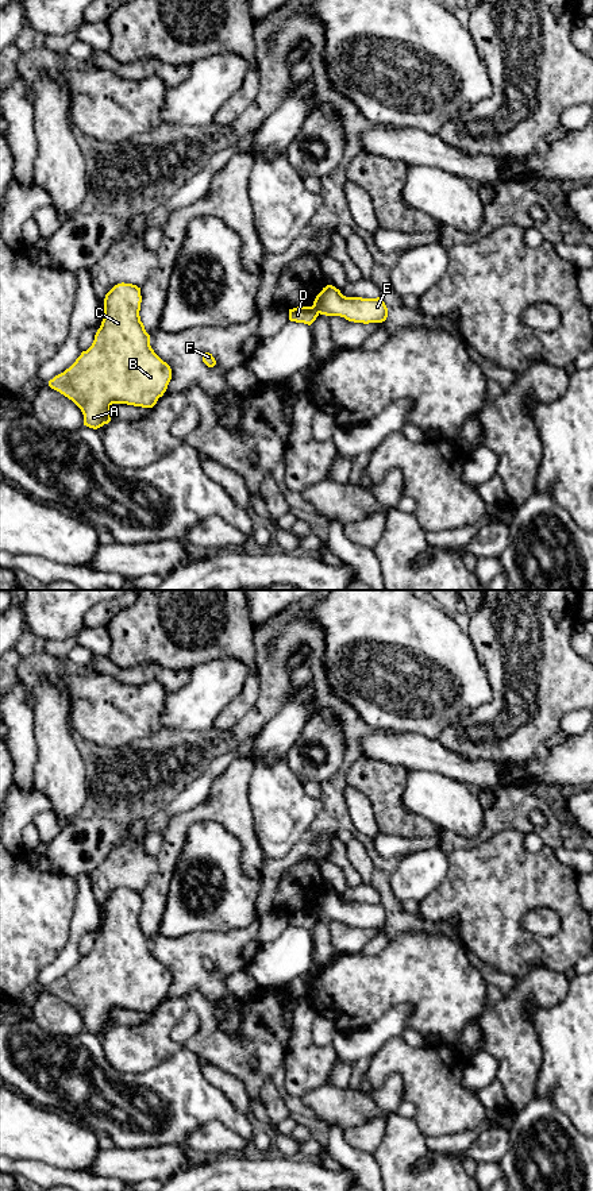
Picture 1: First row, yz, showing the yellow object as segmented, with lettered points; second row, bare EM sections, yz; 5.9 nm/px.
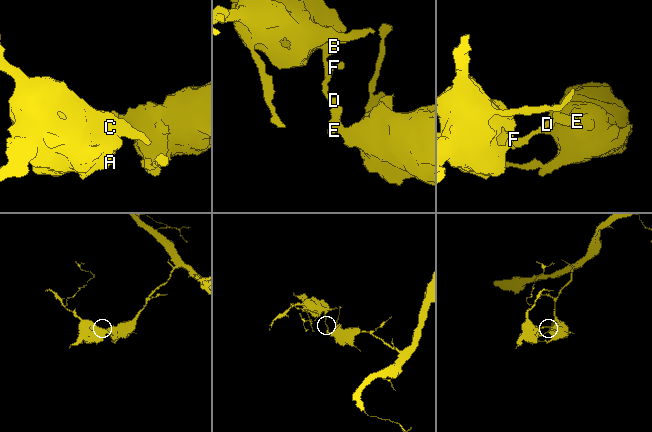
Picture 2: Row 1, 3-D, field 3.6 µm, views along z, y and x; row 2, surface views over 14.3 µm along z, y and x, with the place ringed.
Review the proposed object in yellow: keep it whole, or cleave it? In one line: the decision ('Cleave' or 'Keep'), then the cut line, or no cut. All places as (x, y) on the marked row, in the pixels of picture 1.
Cleave. Split along yz (312, 305), (319, 312)

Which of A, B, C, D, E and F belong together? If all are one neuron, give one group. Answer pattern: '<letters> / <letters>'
A B C D F / E

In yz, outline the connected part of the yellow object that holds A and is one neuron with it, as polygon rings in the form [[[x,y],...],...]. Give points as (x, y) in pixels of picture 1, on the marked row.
[[[132,284],[115,285],[104,298],[104,319],[92,346],[82,351],[49,386],[72,400],[84,415],[84,425],[97,429],[111,421],[111,405],[127,404],[153,408],[172,379],[172,369],[150,346],[150,335],[140,321],[140,288]]]

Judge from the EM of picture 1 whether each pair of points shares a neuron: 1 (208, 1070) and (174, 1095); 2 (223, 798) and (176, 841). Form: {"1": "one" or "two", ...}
{"1": "two", "2": "one"}

